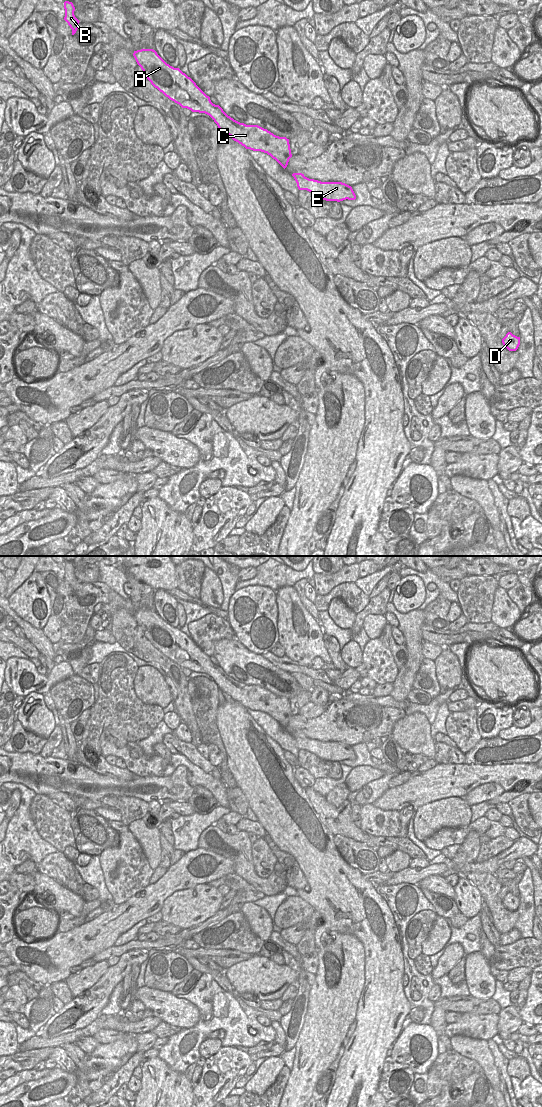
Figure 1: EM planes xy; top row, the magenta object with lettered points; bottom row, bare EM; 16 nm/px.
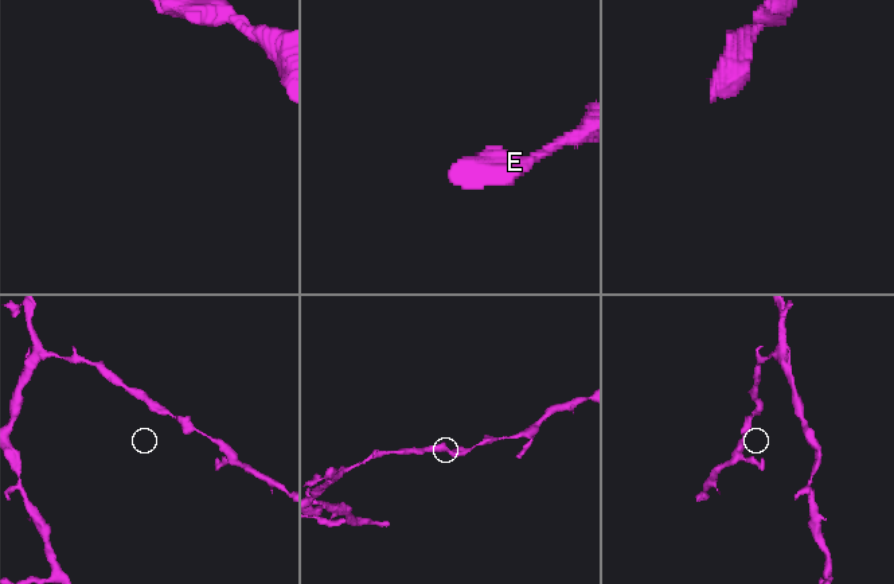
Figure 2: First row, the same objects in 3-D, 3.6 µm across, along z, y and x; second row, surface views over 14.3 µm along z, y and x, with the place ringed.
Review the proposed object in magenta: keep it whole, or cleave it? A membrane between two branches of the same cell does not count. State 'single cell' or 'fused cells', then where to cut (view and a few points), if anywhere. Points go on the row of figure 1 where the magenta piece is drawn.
single cell; no cut

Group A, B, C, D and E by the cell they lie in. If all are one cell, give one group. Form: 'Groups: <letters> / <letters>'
Groups: A B C D E

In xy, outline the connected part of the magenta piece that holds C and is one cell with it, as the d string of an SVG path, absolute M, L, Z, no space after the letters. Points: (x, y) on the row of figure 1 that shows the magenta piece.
M153 49L134 51L133 56L145 77L166 97L182 108L209 115L218 128L246 149L270 155L284 169L292 157L289 139L279 137L258 125L246 125L228 116L211 102L196 83L179 68L167 64Z

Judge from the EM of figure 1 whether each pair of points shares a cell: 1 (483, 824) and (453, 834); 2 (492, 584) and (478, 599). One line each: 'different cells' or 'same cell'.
1: same cell
2: same cell

